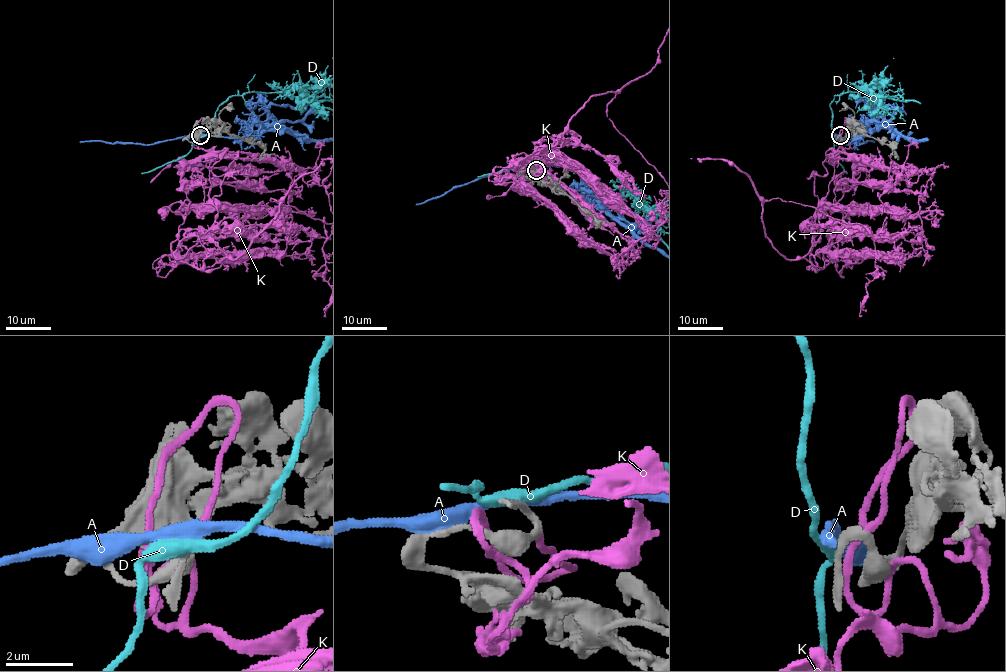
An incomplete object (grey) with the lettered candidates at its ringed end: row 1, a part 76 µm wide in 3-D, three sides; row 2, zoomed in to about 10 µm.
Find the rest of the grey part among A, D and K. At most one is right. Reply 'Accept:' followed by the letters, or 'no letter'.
Accept: K

